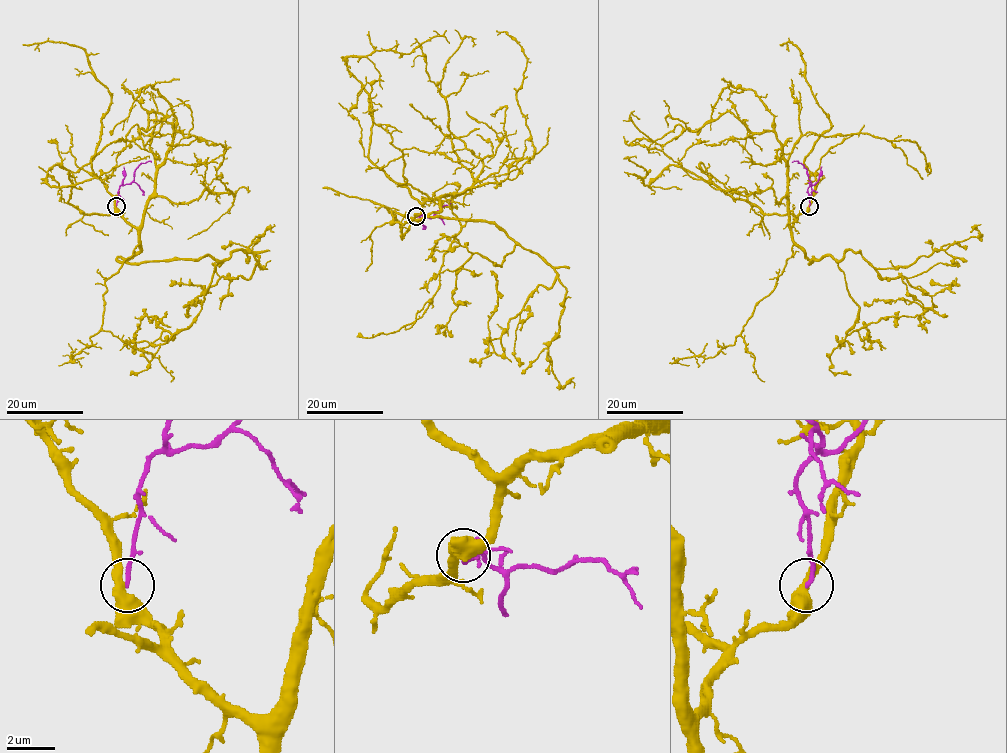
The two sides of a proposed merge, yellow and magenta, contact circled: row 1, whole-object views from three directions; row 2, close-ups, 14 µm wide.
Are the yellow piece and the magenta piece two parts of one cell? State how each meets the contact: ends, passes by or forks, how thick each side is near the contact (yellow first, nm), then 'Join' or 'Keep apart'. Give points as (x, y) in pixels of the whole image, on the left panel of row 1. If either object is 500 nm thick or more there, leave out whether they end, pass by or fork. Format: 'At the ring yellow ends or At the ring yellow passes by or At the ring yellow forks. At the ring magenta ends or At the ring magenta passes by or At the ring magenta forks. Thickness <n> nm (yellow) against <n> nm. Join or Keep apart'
At the ring yellow passes by. At the ring magenta ends. Thickness 460 nm (yellow) against 170 nm. Keep apart

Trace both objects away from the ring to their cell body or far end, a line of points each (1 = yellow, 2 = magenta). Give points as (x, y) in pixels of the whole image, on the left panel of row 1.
1: (116, 206), (137, 230), (131, 263), (253, 256), (249, 278), (222, 277), (191, 301)
2: (116, 206), (122, 185), (134, 179), (135, 170), (142, 163), (151, 162)

